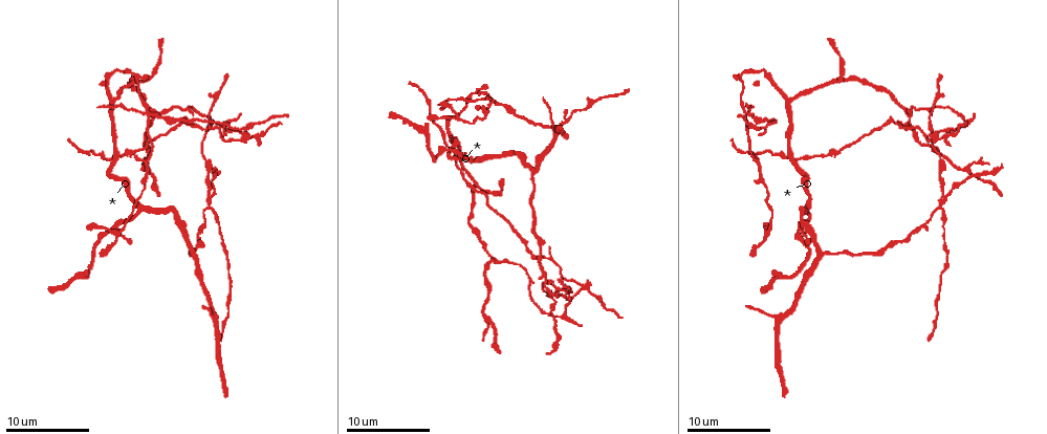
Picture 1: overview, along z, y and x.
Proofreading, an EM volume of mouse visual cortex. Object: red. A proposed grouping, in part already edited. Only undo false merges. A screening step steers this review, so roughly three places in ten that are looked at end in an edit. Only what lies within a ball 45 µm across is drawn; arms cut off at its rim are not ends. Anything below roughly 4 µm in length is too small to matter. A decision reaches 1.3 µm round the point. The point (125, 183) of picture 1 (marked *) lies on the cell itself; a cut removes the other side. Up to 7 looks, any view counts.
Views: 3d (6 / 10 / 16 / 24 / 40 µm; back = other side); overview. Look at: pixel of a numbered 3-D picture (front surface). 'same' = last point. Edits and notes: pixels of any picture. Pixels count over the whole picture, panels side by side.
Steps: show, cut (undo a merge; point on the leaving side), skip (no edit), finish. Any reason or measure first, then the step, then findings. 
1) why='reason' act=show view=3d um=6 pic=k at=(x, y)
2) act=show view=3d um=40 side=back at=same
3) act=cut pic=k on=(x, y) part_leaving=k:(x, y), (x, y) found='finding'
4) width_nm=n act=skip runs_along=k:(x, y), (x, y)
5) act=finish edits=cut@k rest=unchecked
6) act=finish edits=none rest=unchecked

why='three-way junction' act=show view=3d um=6 pic=1 at=(908, 115)

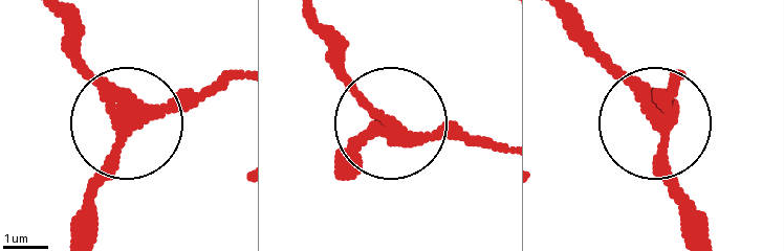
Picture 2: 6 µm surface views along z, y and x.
arms=3 act=skip found='all the same cell'

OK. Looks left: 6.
why='arms run side by side' act=show view=3d um=6 pic=1 at=(209, 206)

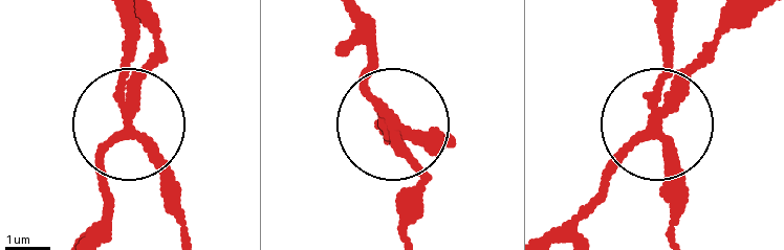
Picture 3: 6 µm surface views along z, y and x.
act=show view=3d um=6 side=back pic=3 at=(394, 129)

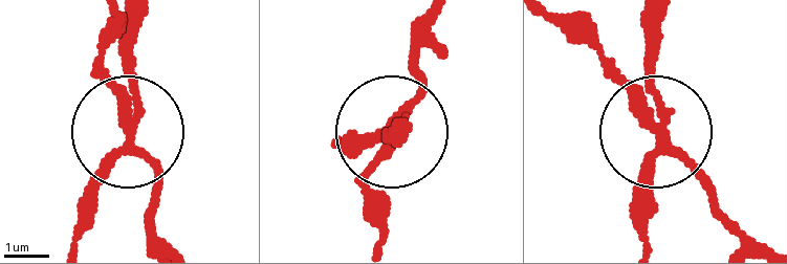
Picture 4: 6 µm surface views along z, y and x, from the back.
side_arm_um=18 act=skip runs_along=4:(750, 236), (664, 141), (649, 221) found='continuous, no second cell'

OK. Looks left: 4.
why='branch point' act=show view=3d um=10 pic=1 at=(823, 254)

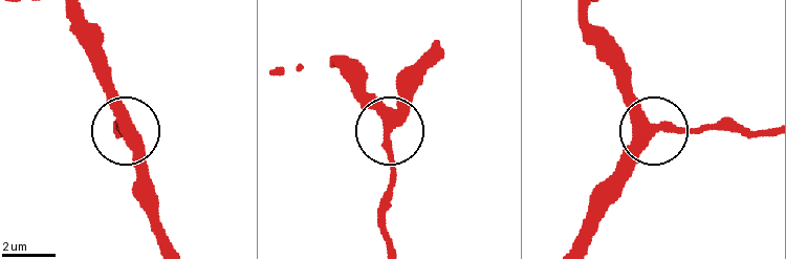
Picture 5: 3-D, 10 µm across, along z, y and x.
why='other side' act=show view=3d um=10 side=back pic=5 at=(387, 130)

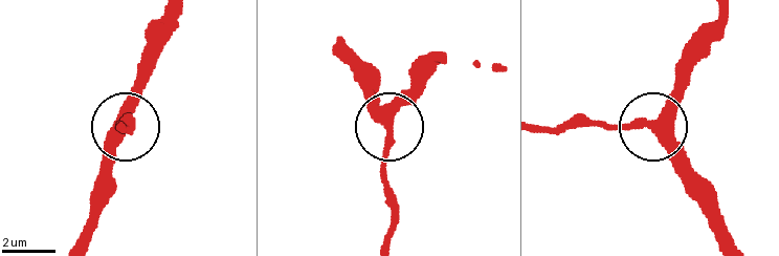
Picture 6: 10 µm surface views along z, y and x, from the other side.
side_arm_um=21 act=skip runs_along=6:(717, 15), (715, 35), (688, 83), (654, 123), (709, 182) found='one cell here'

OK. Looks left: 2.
why='four-way junction' act=show view=3d um=6 pic=1 at=(748, 116)

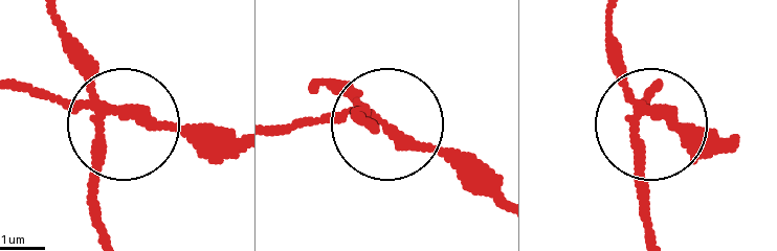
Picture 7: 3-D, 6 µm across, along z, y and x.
side_arm_um=21 arms=4 act=cut pic=7 on=(30, 90) found='two cells meet here'

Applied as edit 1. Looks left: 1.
act=finish edits=cut@7 rest=unchecked

